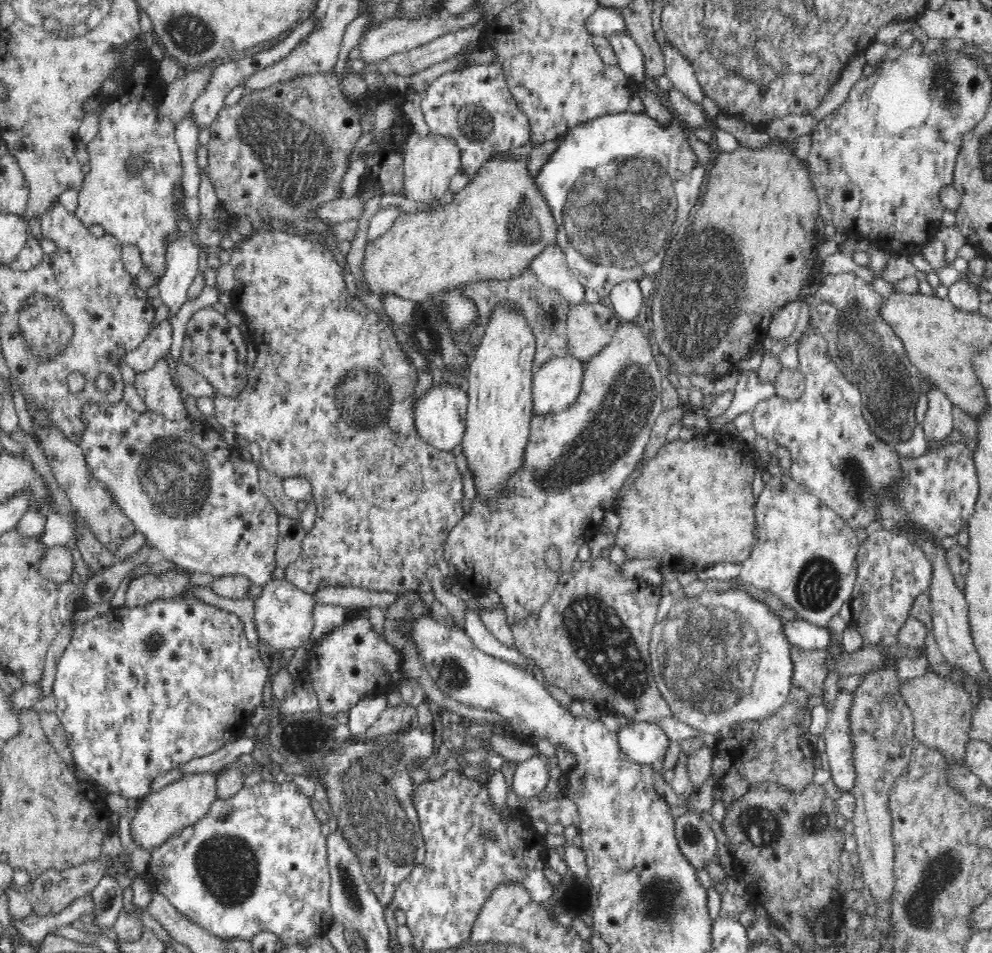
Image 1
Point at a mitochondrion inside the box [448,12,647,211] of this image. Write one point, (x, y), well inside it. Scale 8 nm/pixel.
(476, 122)

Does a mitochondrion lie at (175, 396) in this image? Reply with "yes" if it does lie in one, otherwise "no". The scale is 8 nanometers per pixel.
no

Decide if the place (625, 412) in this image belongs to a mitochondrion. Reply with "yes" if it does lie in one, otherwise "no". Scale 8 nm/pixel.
yes

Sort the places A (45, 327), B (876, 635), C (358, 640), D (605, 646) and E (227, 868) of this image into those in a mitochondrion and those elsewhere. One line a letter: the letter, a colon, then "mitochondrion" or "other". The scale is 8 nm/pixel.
A: mitochondrion
B: other
C: other
D: mitochondrion
E: mitochondrion

